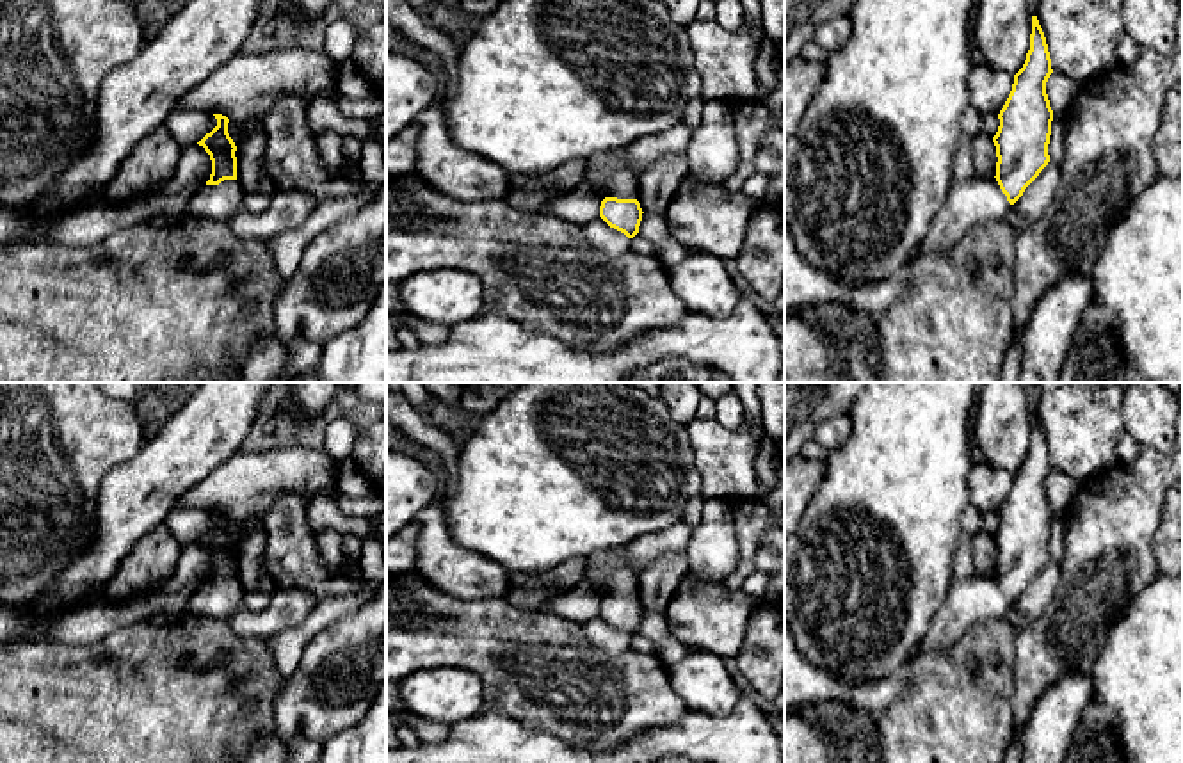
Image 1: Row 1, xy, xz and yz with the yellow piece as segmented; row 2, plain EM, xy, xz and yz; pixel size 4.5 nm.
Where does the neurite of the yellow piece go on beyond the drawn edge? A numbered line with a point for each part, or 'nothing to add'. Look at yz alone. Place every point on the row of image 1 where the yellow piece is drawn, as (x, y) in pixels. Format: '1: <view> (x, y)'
1: yz (977, 200)

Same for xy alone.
1: xy (221, 201)

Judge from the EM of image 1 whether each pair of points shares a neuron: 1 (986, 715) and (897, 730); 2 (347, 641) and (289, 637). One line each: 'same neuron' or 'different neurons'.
1: same neuron
2: different neurons

